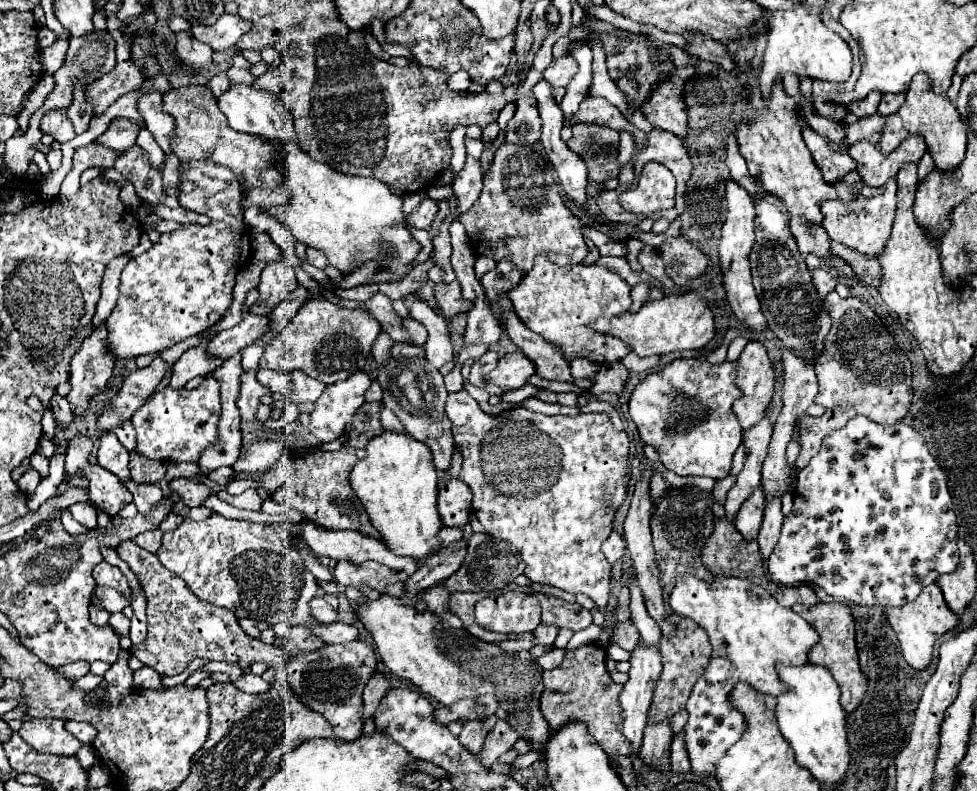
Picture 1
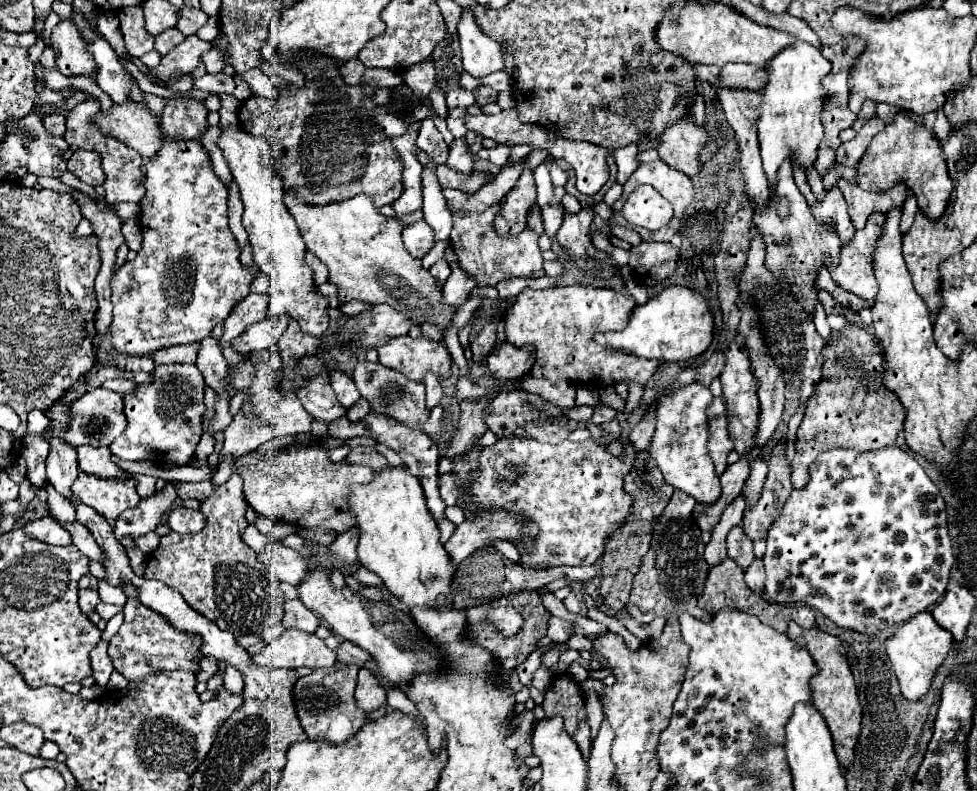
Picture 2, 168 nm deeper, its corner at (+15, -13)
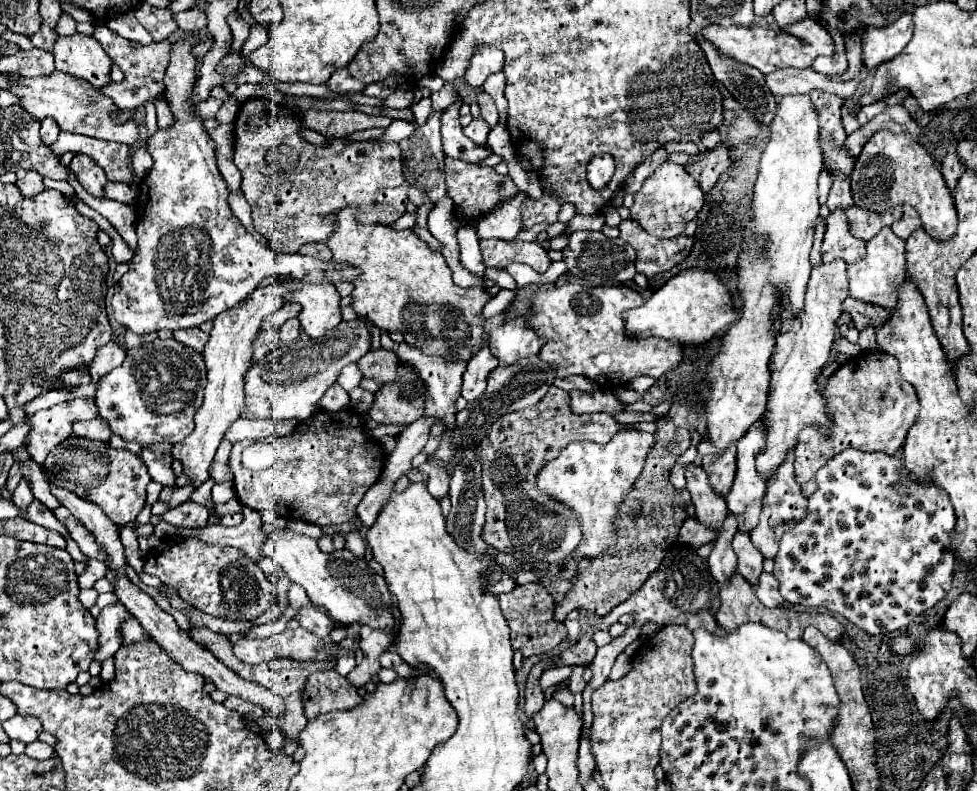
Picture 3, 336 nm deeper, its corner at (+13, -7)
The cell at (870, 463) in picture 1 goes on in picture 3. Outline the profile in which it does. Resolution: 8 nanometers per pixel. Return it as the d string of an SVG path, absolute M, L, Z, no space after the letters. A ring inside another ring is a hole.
M845 449L845 451L837 453L835 457L831 457L831 461L827 461L815 473L817 489L809 497L807 515L801 521L797 521L787 533L783 533L783 537L779 541L779 553L775 555L773 575L779 581L779 593L783 595L783 599L787 603L805 605L805 607L827 607L831 613L843 615L847 621L851 621L859 629L863 629L871 635L879 635L879 633L891 633L891 631L899 631L899 629L907 627L917 615L931 609L935 603L939 603L949 593L951 579L953 579L953 565L955 565L955 553L951 549L951 537L949 537L951 531L955 529L953 505L949 503L947 493L943 489L939 489L937 485L933 485L933 481L929 477L925 477L925 479L909 477L907 483L901 483L903 475L911 475L911 473L907 473L905 461L901 457L887 455L883 451L867 453L867 451L859 451L859 449Z

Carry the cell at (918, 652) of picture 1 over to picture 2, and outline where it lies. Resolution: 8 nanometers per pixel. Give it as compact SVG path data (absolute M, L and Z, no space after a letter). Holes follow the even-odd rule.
M923 611L921 615L915 615L915 619L909 619L909 623L901 625L893 637L885 643L887 655L893 663L895 675L901 685L901 693L907 701L919 701L923 695L927 695L931 681L939 669L939 665L947 659L951 647L953 647L953 635L939 627L931 613Z

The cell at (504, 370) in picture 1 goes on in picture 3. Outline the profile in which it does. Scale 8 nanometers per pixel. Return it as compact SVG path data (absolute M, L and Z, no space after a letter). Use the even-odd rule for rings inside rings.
M517 317L489 333L489 349L505 365L537 357L543 345L545 341L529 329L523 317Z

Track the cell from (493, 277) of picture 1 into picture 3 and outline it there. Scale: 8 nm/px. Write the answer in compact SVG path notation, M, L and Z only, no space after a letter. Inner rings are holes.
M481 347L471 361L467 363L467 371L463 373L463 387L461 395L467 401L475 401L479 395L483 395L487 385L487 375L499 365L499 361L491 355L489 347Z

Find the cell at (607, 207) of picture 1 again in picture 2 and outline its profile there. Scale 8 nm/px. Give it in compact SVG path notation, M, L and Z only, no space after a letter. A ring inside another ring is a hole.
M653 161L651 165L639 165L639 169L631 175L631 179L623 185L623 197L613 205L613 211L615 211L615 215L613 215L613 219L609 219L609 225L625 225L625 227L631 227L631 229L635 229L645 241L671 241L671 237L679 231L679 227L681 227L681 219L685 217L685 211L687 211L687 207L691 205L691 201L695 199L695 191L693 191L693 183L691 183L691 179L687 177L687 175L681 175L679 171L675 171L675 169L671 169L667 163L663 163L663 161ZM641 185L653 185L655 187L655 191L657 193L661 193L671 205L673 205L673 209L675 209L675 215L673 215L673 223L669 223L669 225L665 225L663 229L659 229L659 231L649 231L649 229L641 229L641 227L637 227L637 225L631 225L631 223L627 223L625 221L625 217L619 213L621 211L621 207L623 207L623 203L625 203L625 199L629 197L629 193L633 193L637 187L641 187Z

